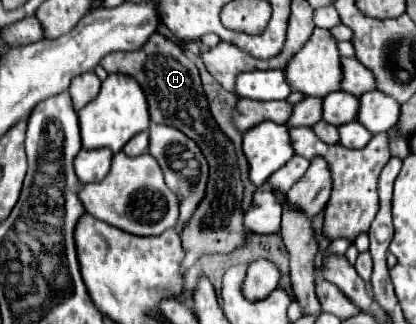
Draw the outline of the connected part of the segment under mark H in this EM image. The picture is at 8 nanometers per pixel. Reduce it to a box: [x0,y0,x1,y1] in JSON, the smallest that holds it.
[100,33,248,267]

